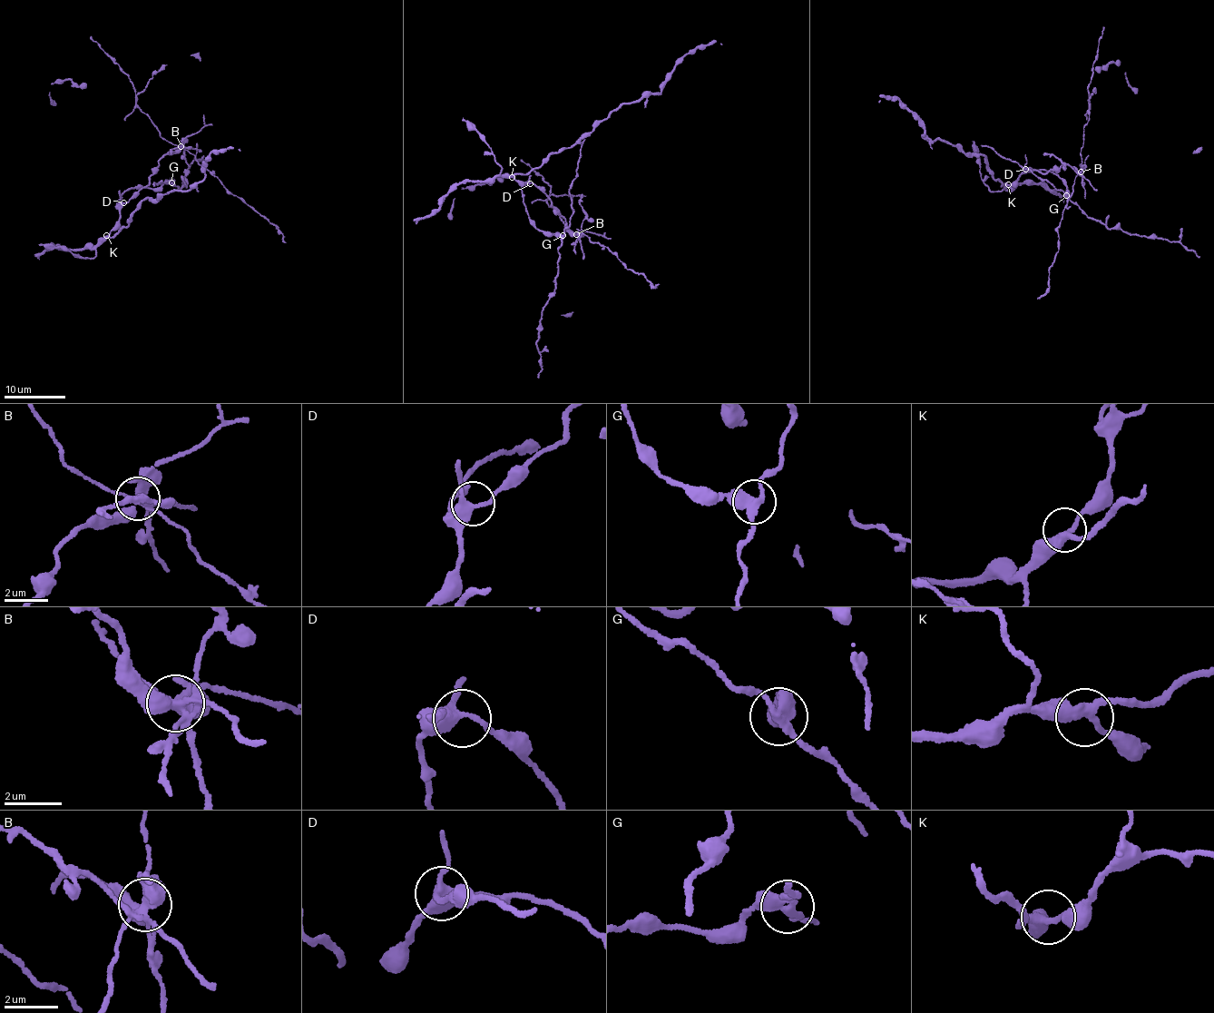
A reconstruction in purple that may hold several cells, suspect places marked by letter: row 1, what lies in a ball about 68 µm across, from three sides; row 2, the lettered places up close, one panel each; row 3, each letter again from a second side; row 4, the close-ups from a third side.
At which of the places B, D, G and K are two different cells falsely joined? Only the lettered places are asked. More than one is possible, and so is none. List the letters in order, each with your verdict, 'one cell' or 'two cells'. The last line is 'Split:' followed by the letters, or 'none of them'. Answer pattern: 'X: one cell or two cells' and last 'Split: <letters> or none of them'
B: two cells
D: one cell
G: two cells
K: one cell
Split: B, G

